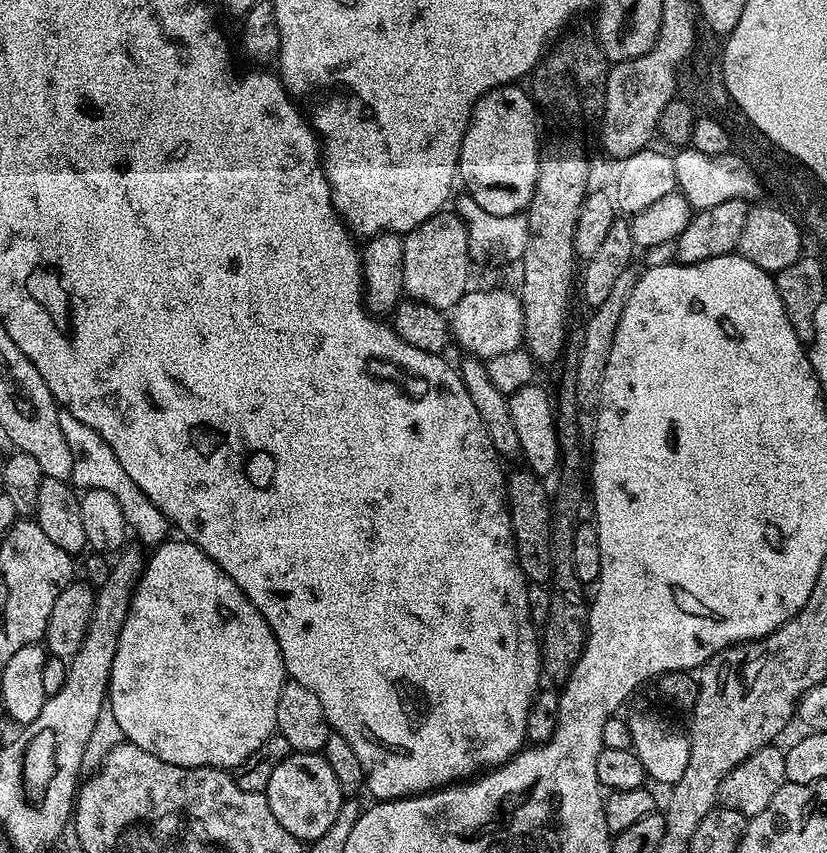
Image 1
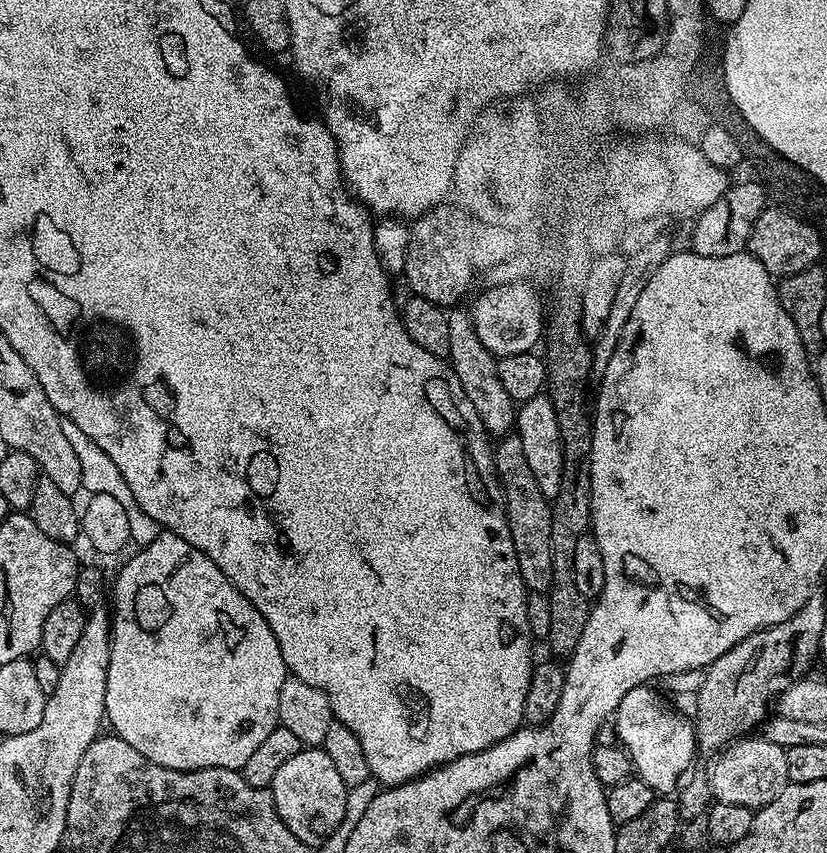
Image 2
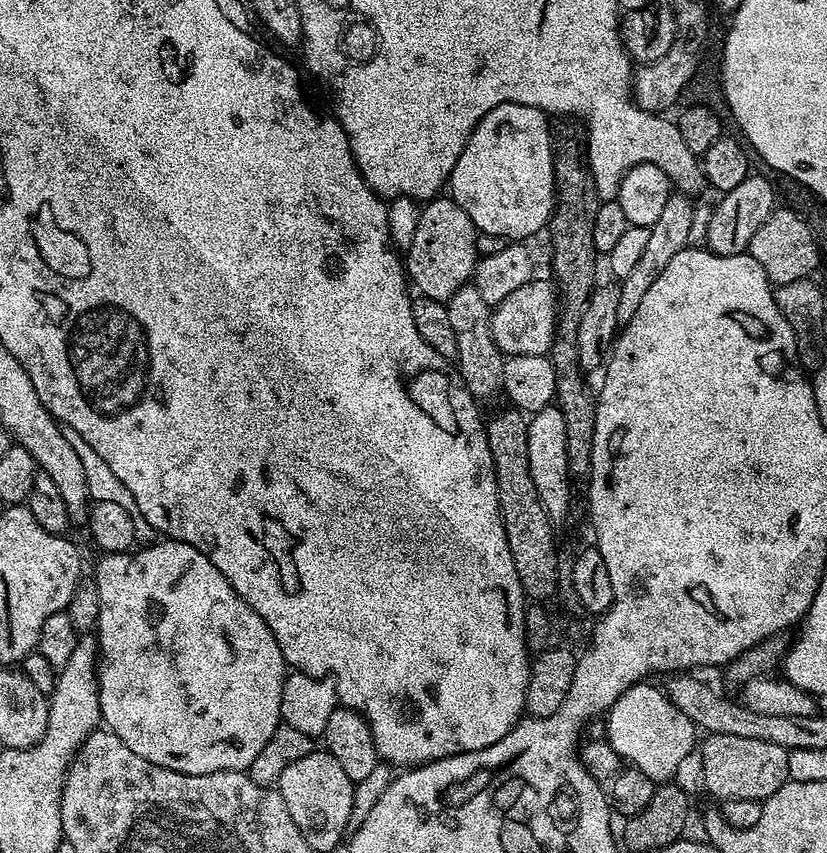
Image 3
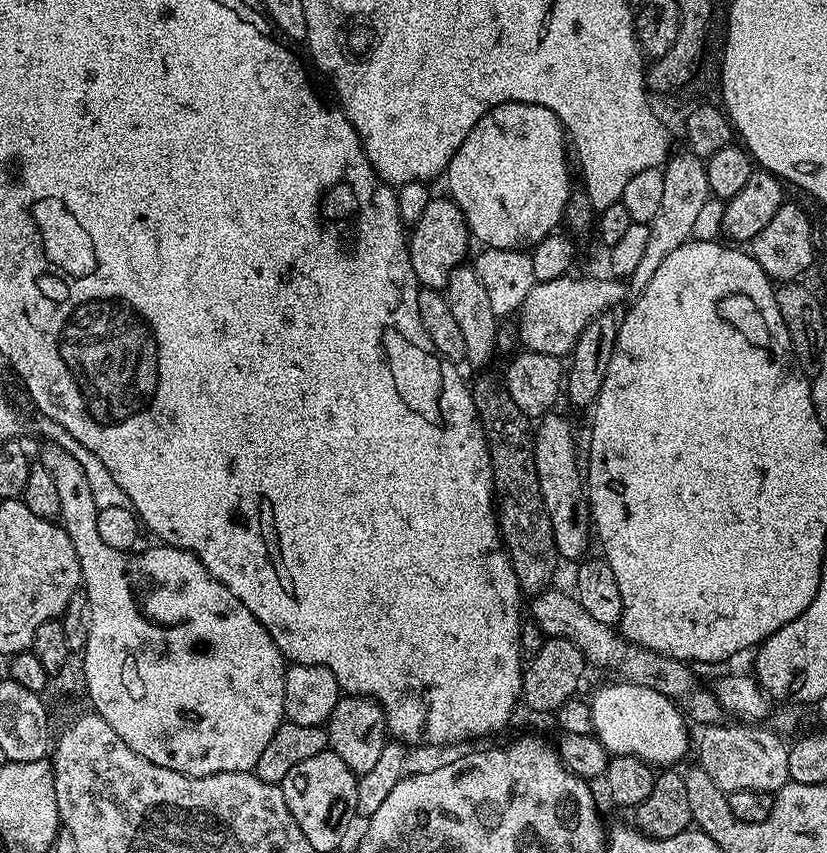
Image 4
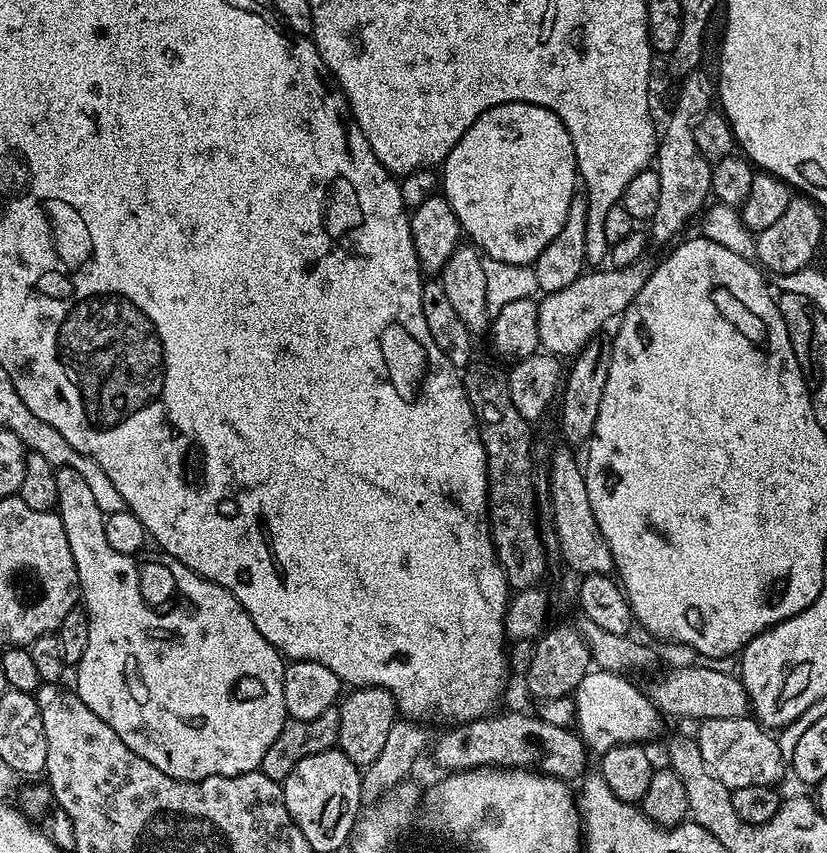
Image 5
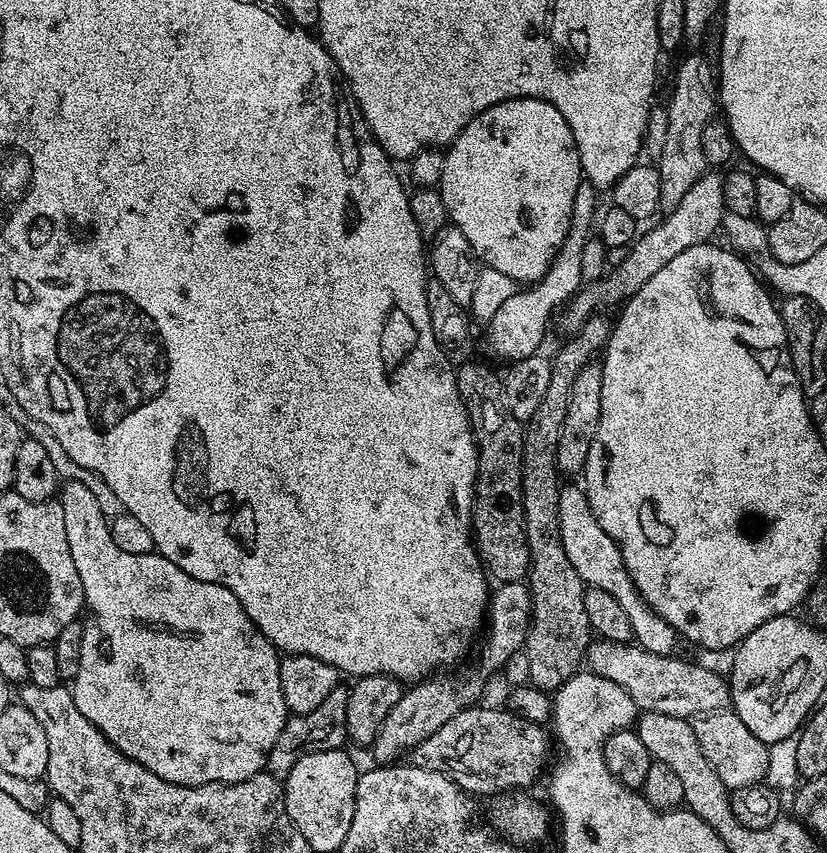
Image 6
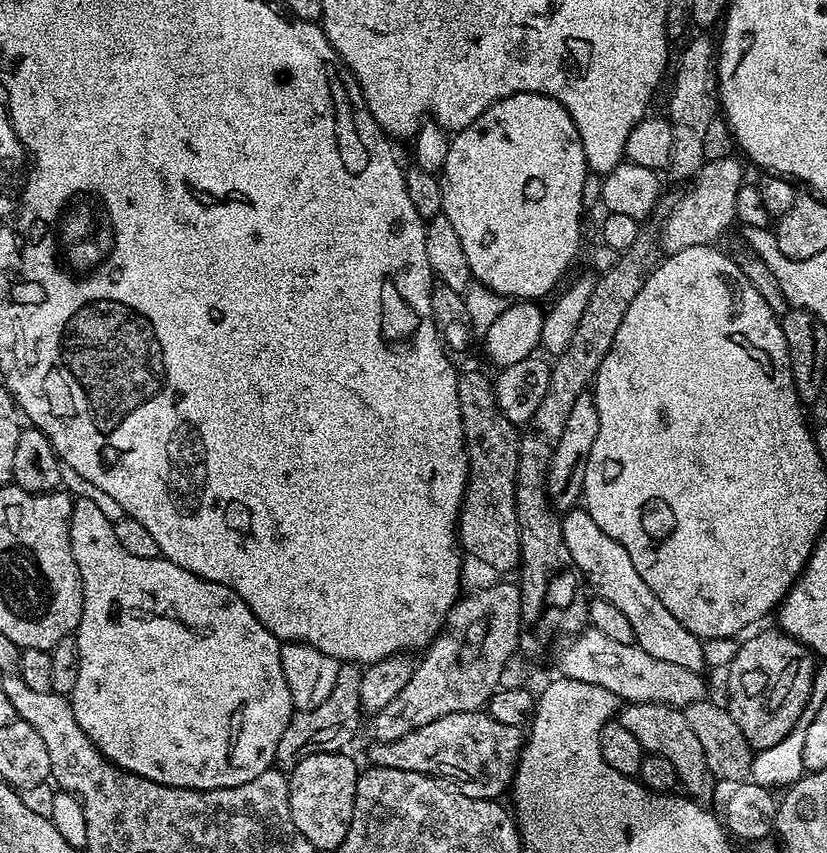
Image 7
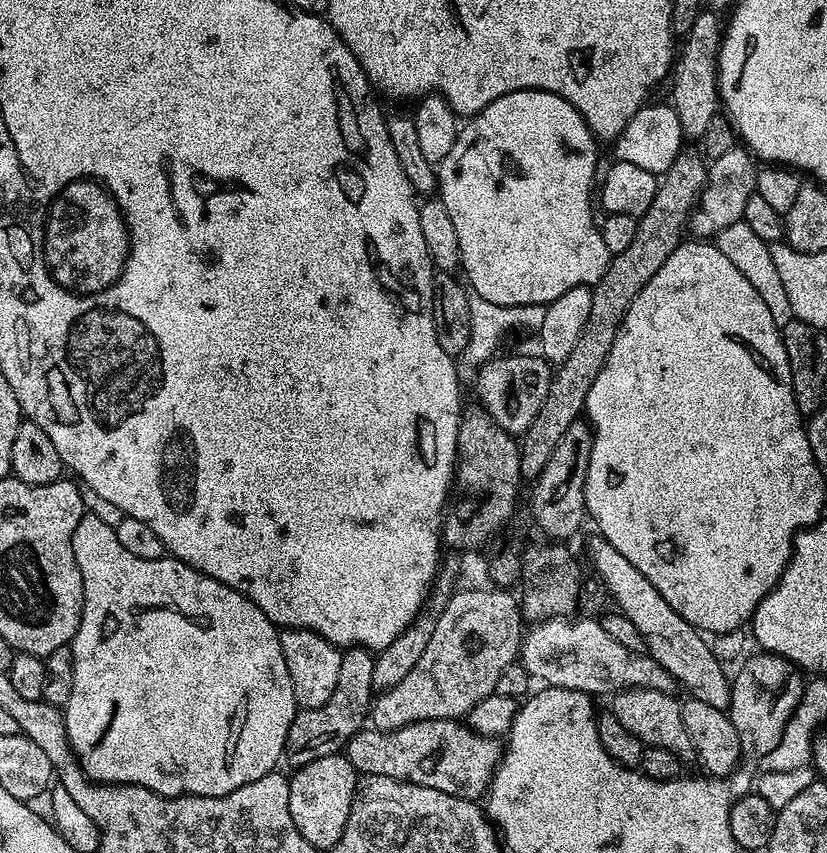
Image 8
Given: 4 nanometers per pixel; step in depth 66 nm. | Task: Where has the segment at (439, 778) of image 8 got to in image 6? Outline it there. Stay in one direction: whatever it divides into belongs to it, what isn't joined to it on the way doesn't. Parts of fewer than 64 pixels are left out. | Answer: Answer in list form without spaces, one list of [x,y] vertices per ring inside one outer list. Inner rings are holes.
[[[463,708],[450,722],[438,726],[430,738],[426,738],[410,753],[411,763],[420,768],[434,770],[450,778],[462,791],[473,797],[492,796],[507,788],[524,790],[545,771],[544,759],[548,756],[550,732],[543,724],[535,724],[500,708]]]

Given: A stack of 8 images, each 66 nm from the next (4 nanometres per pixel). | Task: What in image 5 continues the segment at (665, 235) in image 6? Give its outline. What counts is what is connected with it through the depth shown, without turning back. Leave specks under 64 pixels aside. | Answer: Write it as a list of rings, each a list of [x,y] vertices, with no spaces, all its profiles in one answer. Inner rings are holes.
[[[641,258],[625,268],[604,266],[599,270],[588,270],[565,289],[547,293],[544,301],[539,301],[537,310],[539,347],[557,358],[571,358],[579,354],[586,342],[599,333],[596,331],[603,324],[611,325],[624,315],[630,302],[634,302],[638,290],[646,286],[648,275],[653,270],[653,265],[646,261]]]

